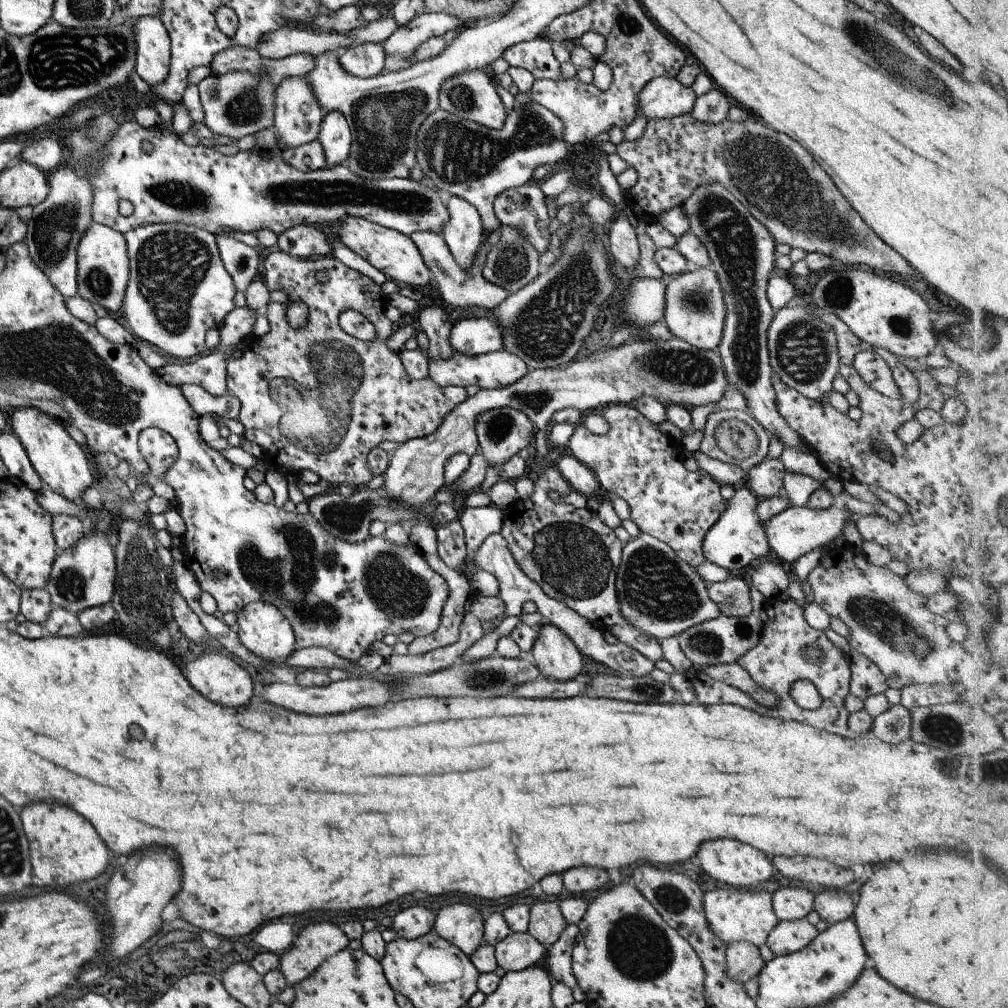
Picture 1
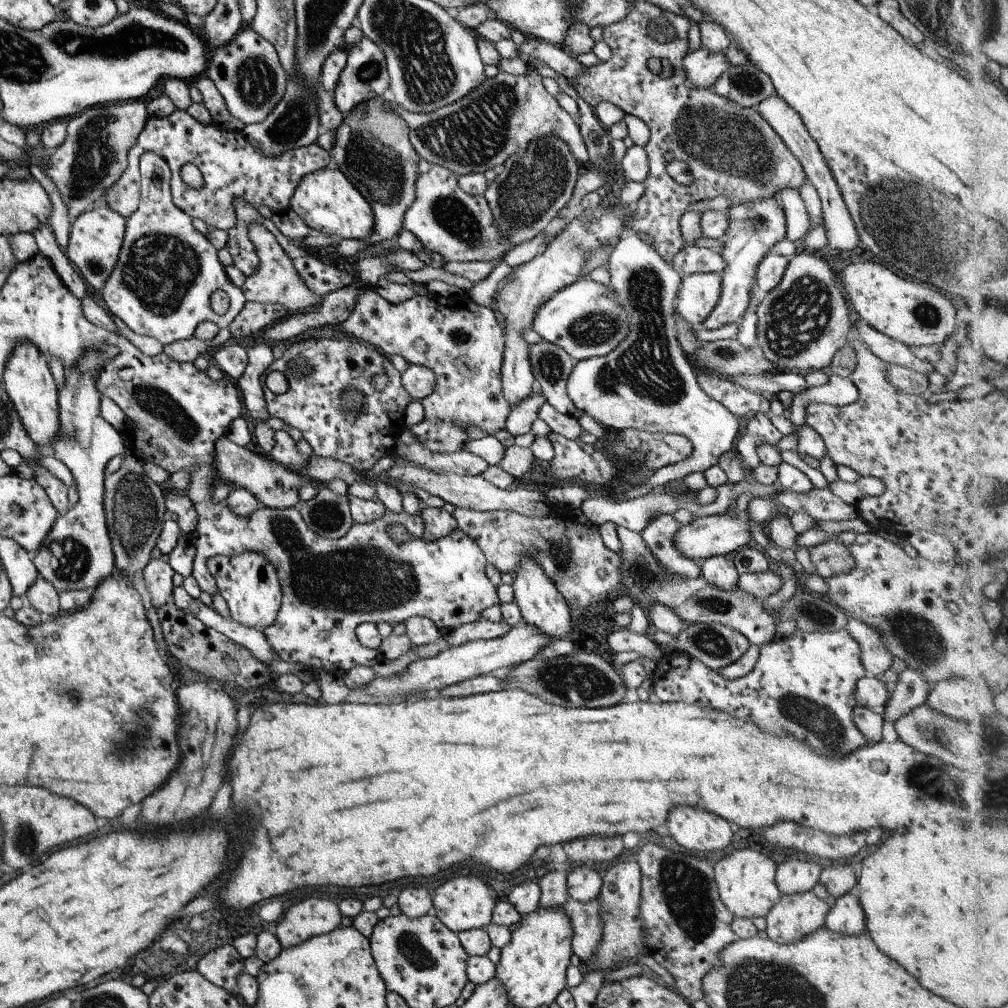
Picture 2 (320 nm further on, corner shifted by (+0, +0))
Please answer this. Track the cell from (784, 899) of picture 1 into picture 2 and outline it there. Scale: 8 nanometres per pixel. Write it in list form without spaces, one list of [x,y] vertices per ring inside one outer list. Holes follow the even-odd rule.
[[[793,855],[776,865],[775,884],[781,895],[811,891],[818,882],[820,870],[811,858]]]

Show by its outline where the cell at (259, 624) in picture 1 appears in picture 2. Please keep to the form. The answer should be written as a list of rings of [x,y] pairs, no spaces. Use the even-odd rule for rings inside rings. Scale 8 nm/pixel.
[[[243,551],[231,556],[215,555],[206,560],[205,566],[213,577],[217,592],[226,602],[232,621],[261,632],[274,621],[281,591],[274,566],[261,553]]]

